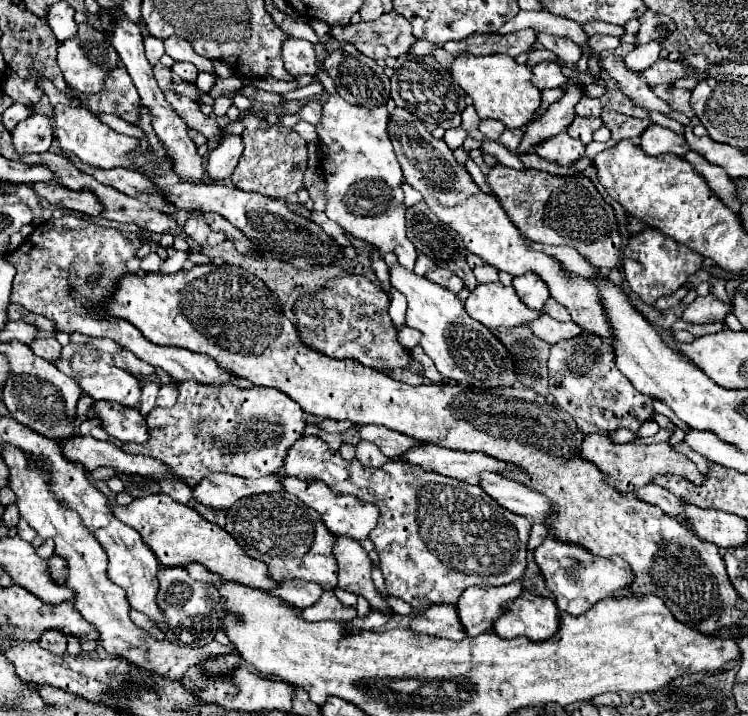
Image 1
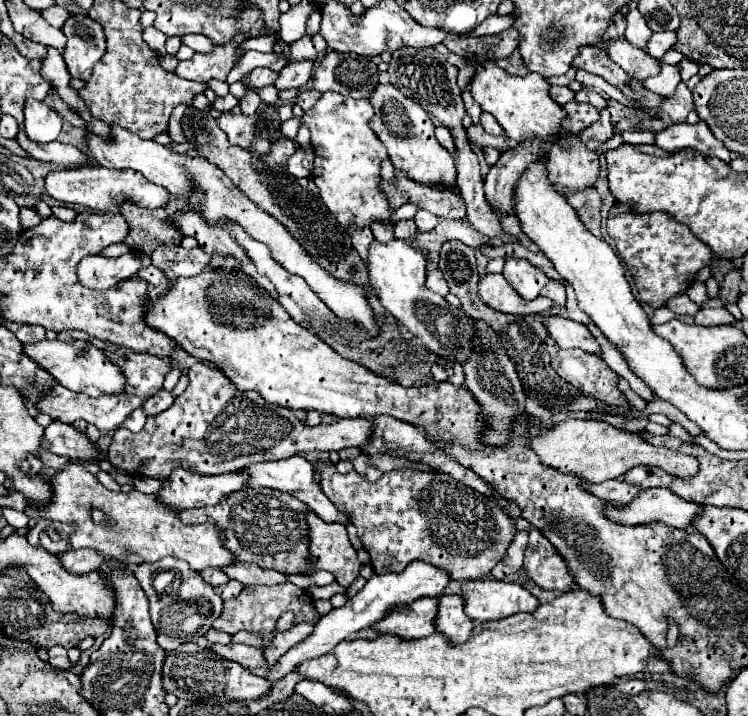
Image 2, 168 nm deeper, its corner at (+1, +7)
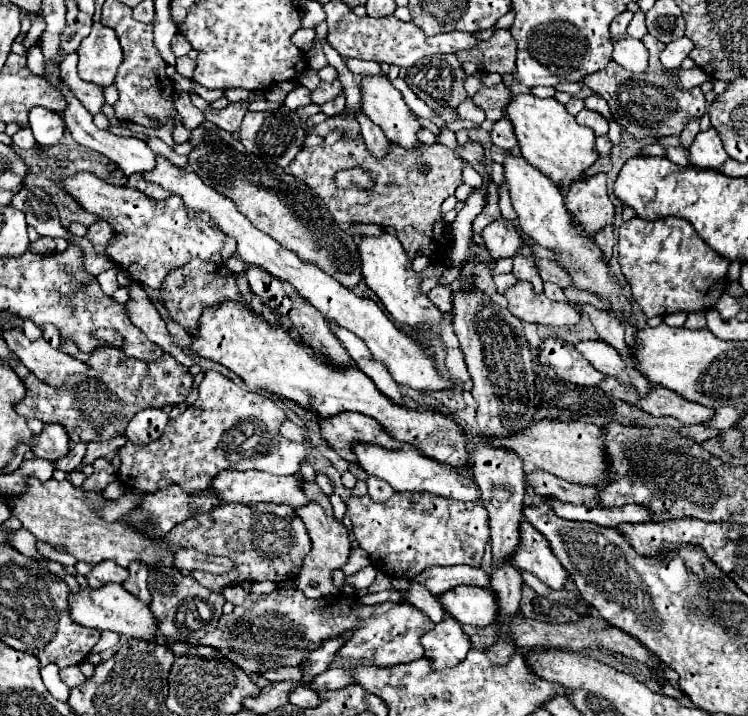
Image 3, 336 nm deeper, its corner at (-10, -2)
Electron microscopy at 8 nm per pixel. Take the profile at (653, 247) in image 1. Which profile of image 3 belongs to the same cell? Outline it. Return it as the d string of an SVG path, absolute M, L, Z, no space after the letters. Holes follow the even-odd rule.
M639 216L623 222L619 228L619 264L627 282L631 284L633 298L639 302L643 312L653 316L667 316L673 312L707 312L715 306L719 294L723 292L723 278L729 266L729 260L711 250L695 232L689 220L685 218L659 218L647 222Z

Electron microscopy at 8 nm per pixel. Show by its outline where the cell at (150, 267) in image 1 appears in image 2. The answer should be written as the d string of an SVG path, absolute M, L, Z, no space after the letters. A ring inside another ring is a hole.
M126 253L116 259L102 255L90 255L78 265L78 279L88 289L110 289L116 283L132 277L142 267L142 259L136 253Z

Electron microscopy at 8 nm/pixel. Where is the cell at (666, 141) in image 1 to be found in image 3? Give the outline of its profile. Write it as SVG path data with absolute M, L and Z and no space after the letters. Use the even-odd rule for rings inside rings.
M709 128L707 132L699 132L693 140L693 144L687 148L689 162L697 168L721 168L725 160L729 160L721 138L715 128Z

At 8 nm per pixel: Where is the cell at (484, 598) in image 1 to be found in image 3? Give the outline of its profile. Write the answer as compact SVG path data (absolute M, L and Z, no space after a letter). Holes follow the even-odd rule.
M447 616L423 636L423 648L427 648L425 656L433 660L435 668L443 670L459 664L467 656L471 638L453 616Z

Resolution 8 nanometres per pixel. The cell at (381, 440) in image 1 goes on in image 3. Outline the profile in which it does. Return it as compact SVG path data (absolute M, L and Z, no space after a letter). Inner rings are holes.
M205 372L203 382L199 384L199 398L177 418L169 420L165 432L159 440L149 444L133 444L127 442L123 448L119 448L121 468L119 468L119 480L133 490L139 492L153 492L157 490L157 484L161 478L169 478L183 486L187 492L195 490L207 490L215 476L223 470L265 470L269 474L281 474L289 476L299 472L301 462L309 458L311 452L315 452L315 446L309 442L293 442L279 434L281 424L287 420L285 410L279 406L279 402L265 398L263 394L247 392L235 382L231 382L227 376L219 372Z

